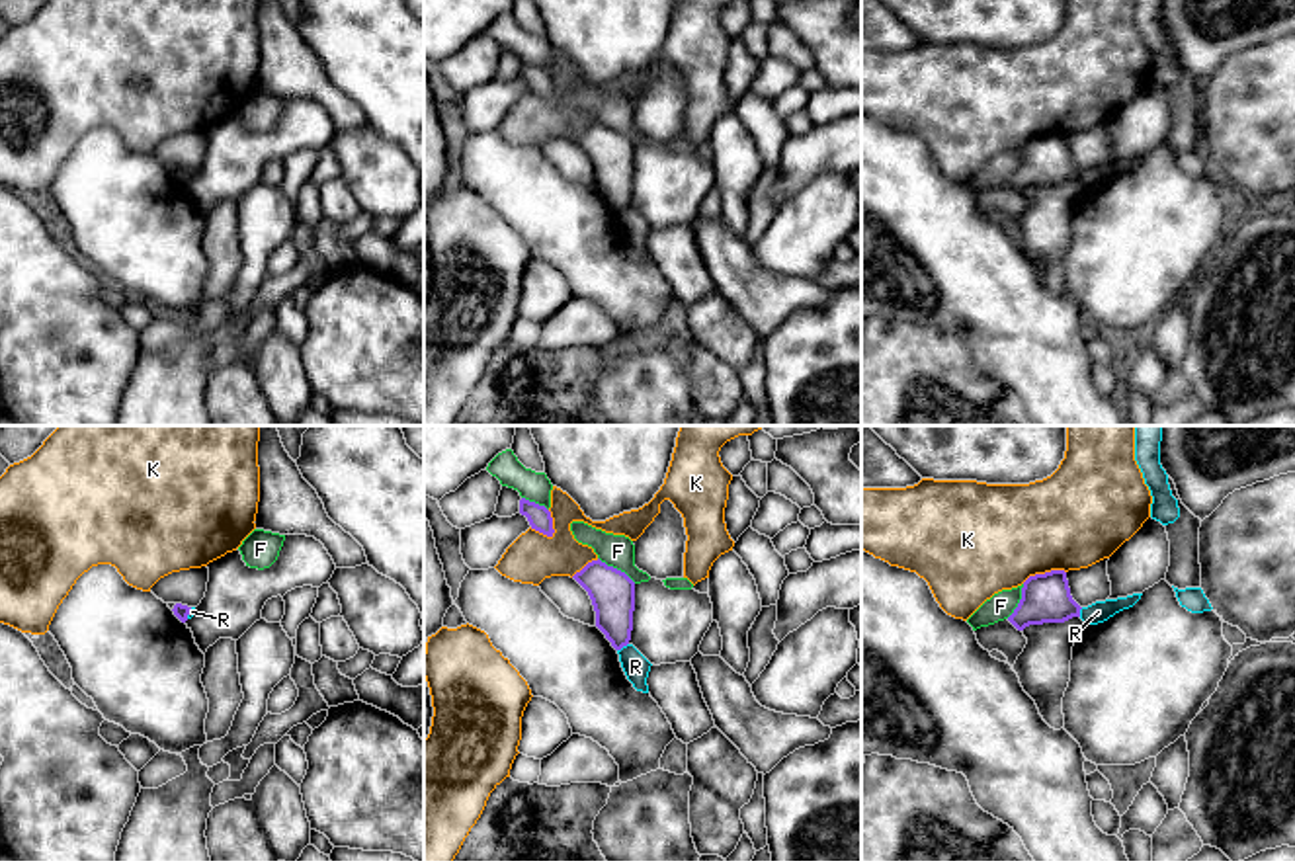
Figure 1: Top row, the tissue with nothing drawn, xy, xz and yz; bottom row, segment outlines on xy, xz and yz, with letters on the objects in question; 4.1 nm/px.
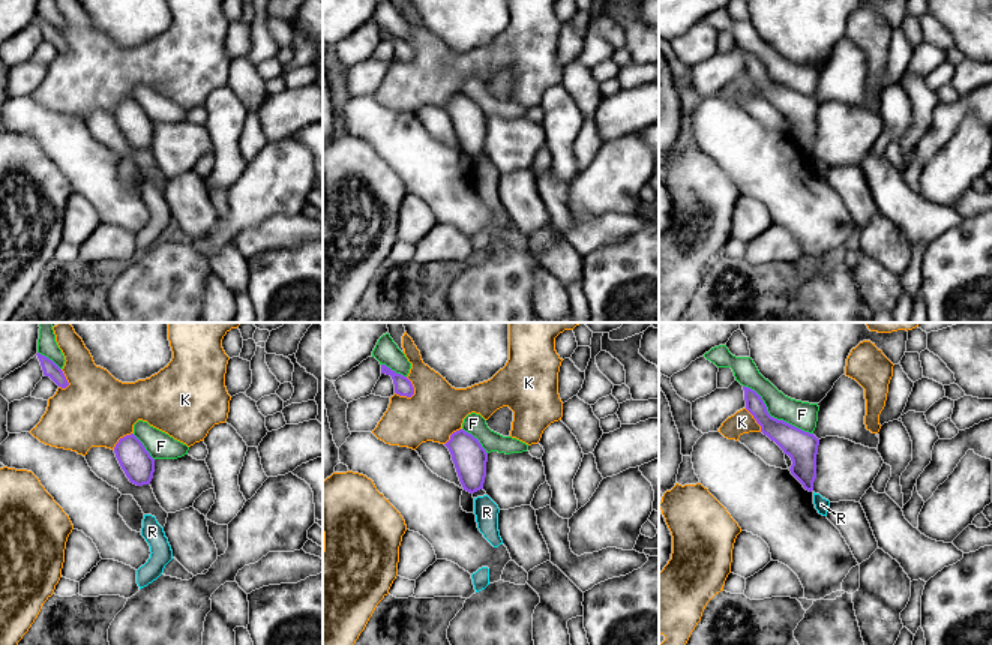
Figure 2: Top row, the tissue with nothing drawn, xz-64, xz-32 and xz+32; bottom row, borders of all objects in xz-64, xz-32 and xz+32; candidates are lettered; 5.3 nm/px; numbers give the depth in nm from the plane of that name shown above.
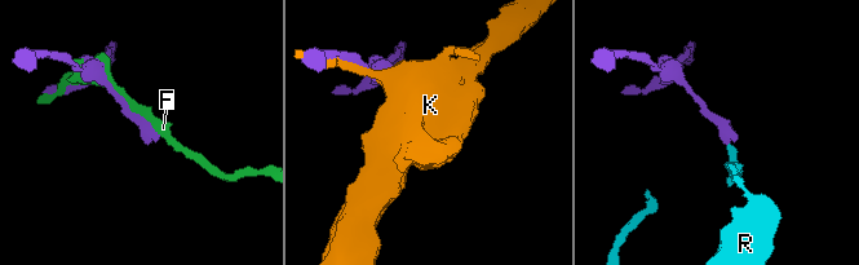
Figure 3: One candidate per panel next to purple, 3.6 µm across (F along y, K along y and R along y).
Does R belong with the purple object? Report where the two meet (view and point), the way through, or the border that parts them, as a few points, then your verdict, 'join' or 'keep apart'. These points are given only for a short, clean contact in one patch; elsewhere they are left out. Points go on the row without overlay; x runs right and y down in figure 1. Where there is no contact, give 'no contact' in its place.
xz (622, 209) | along xz (627, 205), (618, 213) | keep apart

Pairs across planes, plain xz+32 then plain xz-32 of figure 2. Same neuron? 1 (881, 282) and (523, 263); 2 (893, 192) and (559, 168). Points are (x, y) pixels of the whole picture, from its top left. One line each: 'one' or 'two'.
1: two
2: two

